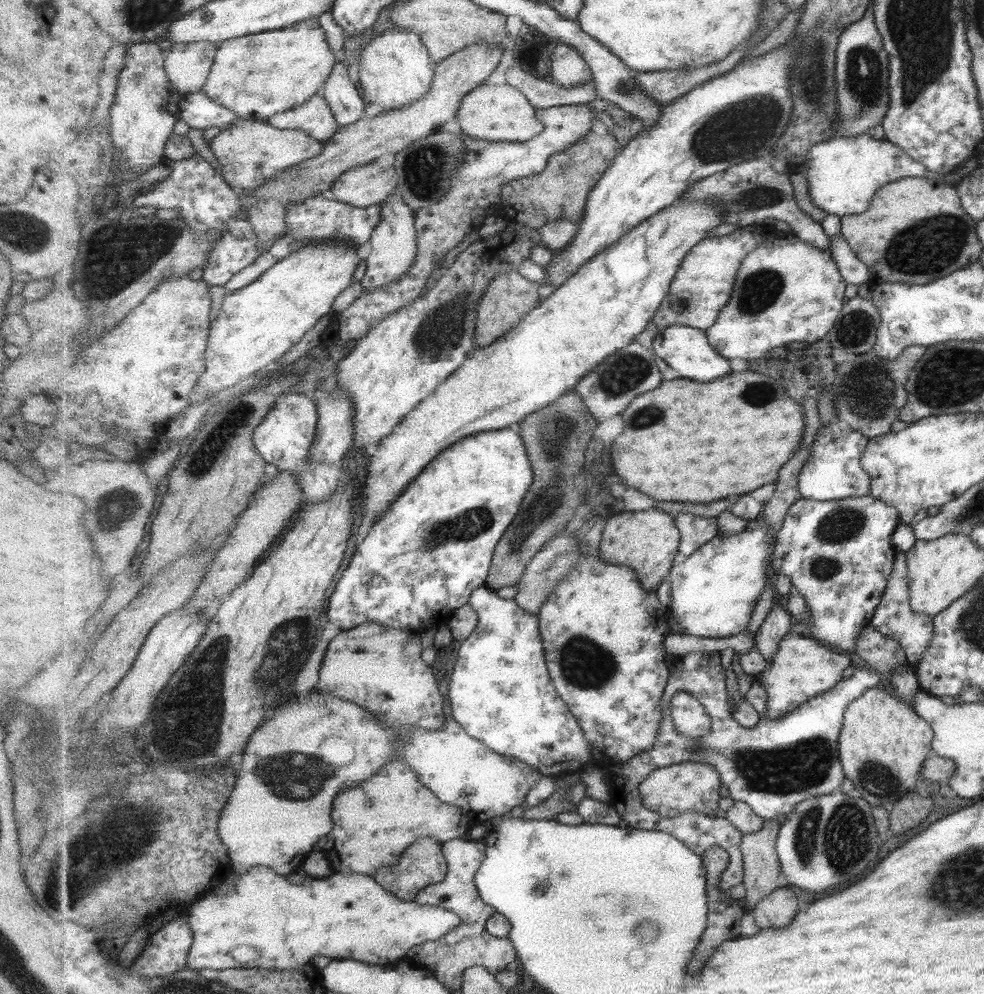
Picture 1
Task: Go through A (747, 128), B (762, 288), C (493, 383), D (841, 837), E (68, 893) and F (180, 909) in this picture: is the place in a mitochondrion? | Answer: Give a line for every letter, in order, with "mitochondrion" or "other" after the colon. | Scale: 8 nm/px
A: mitochondrion
B: mitochondrion
C: other
D: mitochondrion
E: mitochondrion
F: other

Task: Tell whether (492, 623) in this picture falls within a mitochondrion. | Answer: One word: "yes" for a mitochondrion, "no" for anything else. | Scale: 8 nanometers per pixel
no

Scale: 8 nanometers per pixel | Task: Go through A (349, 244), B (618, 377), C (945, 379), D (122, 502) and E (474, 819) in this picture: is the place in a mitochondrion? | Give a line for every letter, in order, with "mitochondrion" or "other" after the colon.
A: other
B: mitochondrion
C: mitochondrion
D: mitochondrion
E: other

